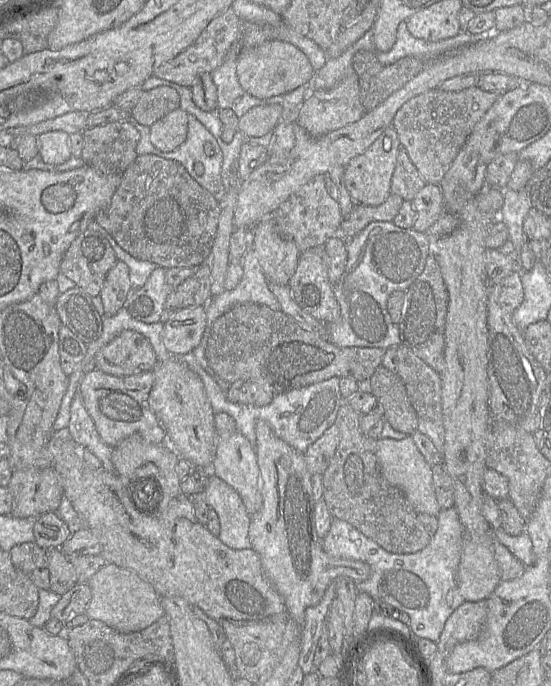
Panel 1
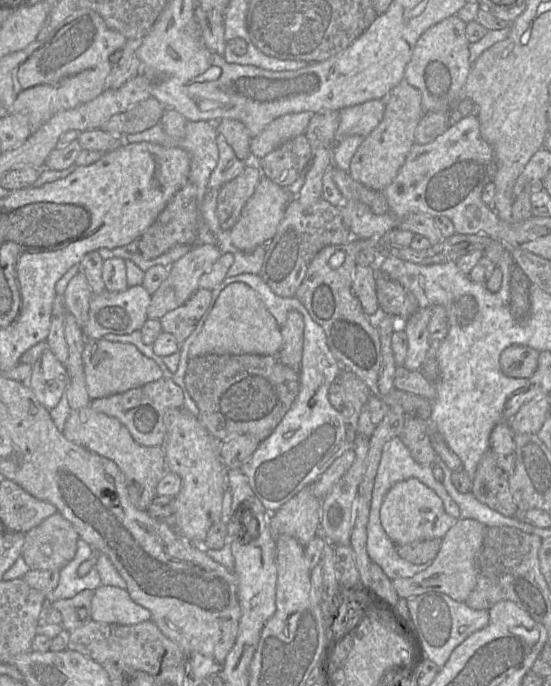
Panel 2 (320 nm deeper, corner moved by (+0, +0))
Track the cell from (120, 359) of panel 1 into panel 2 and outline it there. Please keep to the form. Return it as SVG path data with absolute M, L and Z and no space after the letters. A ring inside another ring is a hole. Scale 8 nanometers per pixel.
M87 339L82 353L86 390L91 400L123 393L163 377L157 363L131 343Z

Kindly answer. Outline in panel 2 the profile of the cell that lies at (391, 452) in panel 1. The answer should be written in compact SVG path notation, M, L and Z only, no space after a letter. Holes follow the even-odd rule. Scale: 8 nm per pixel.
M409 478L397 482L386 493L380 509L380 521L395 545L405 545L424 539L442 539L456 518L445 512L441 498L432 489L416 478Z

